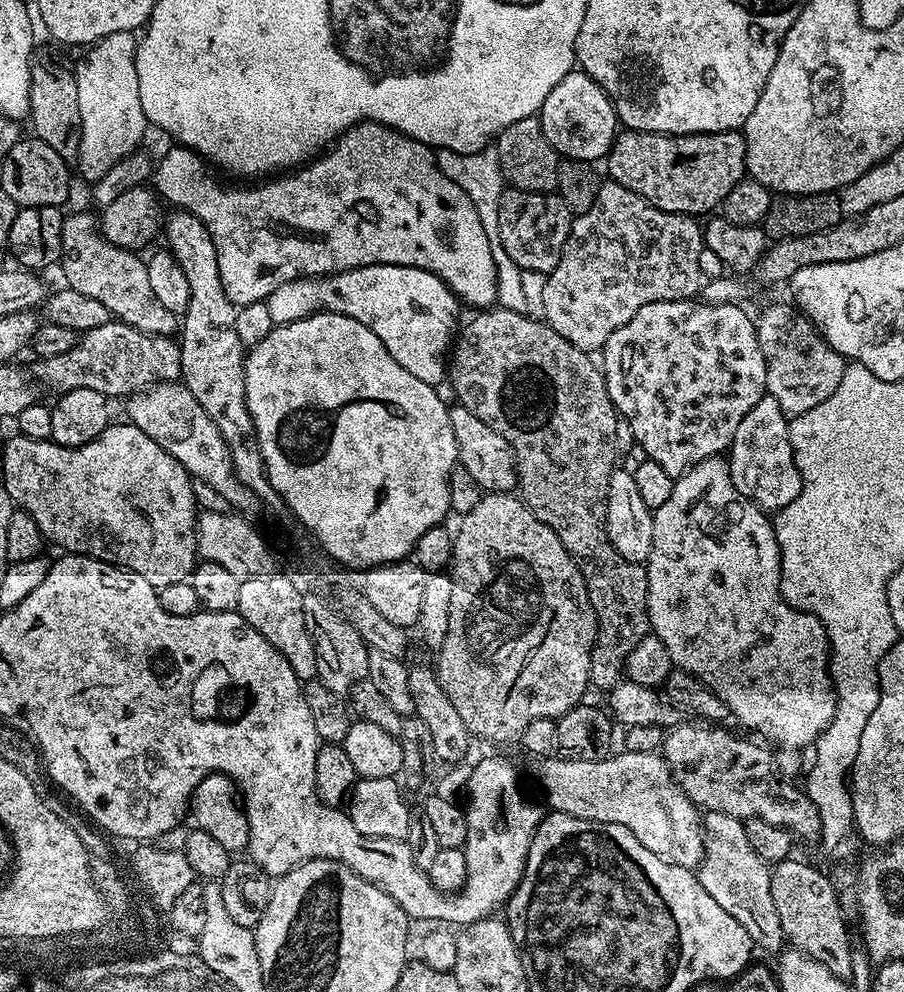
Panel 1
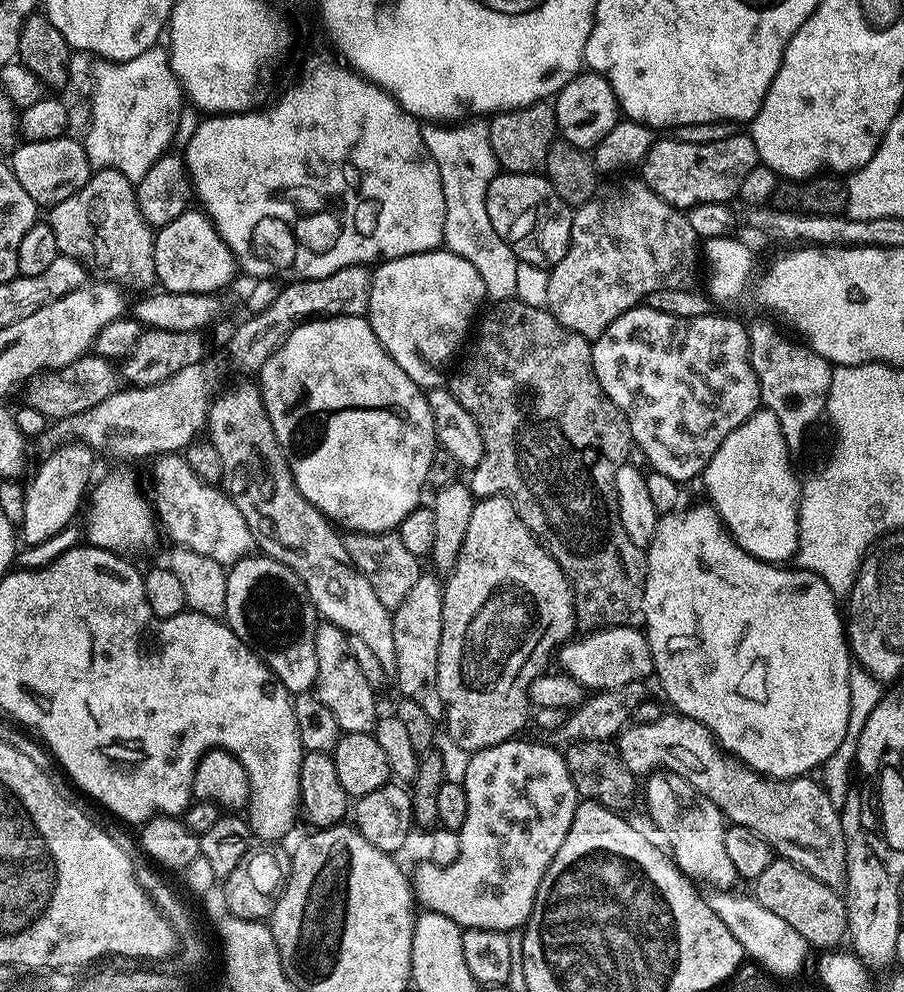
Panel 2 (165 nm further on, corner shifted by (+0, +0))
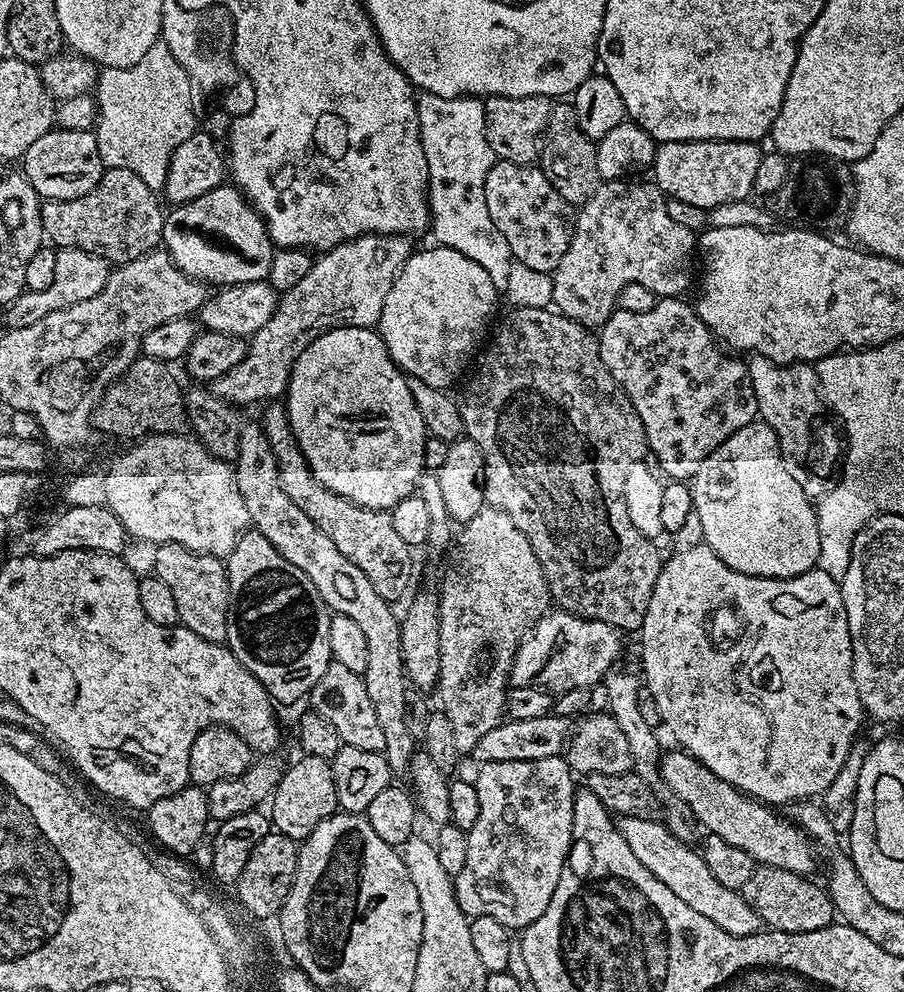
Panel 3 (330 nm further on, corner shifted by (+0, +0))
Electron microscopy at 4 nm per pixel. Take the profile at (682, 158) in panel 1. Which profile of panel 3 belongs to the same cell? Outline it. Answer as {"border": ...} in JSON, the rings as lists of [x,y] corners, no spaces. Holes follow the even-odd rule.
{"border":[[[665,140],[657,147],[650,172],[656,175],[654,183],[668,200],[690,202],[690,206],[709,210],[723,203],[748,200],[753,195],[754,177],[762,155],[760,147],[750,140]]]}

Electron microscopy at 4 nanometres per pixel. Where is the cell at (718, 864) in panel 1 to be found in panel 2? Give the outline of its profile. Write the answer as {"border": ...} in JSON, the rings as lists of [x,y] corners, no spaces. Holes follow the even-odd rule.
{"border":[[[659,770],[643,782],[644,800],[656,828],[668,839],[667,847],[676,867],[693,882],[709,884],[712,890],[728,890],[737,883],[734,864],[726,853],[726,817],[718,806],[678,773]]]}

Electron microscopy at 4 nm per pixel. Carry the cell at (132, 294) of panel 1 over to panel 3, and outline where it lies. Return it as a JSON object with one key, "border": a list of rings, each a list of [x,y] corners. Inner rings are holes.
{"border":[[[109,168],[104,171],[98,186],[90,190],[90,194],[82,194],[82,198],[69,200],[44,200],[40,205],[40,217],[44,227],[44,235],[57,249],[77,248],[90,254],[98,254],[107,260],[109,265],[119,266],[142,258],[148,252],[155,252],[161,247],[164,239],[165,209],[160,209],[161,201],[156,201],[157,193],[134,170]]]}

